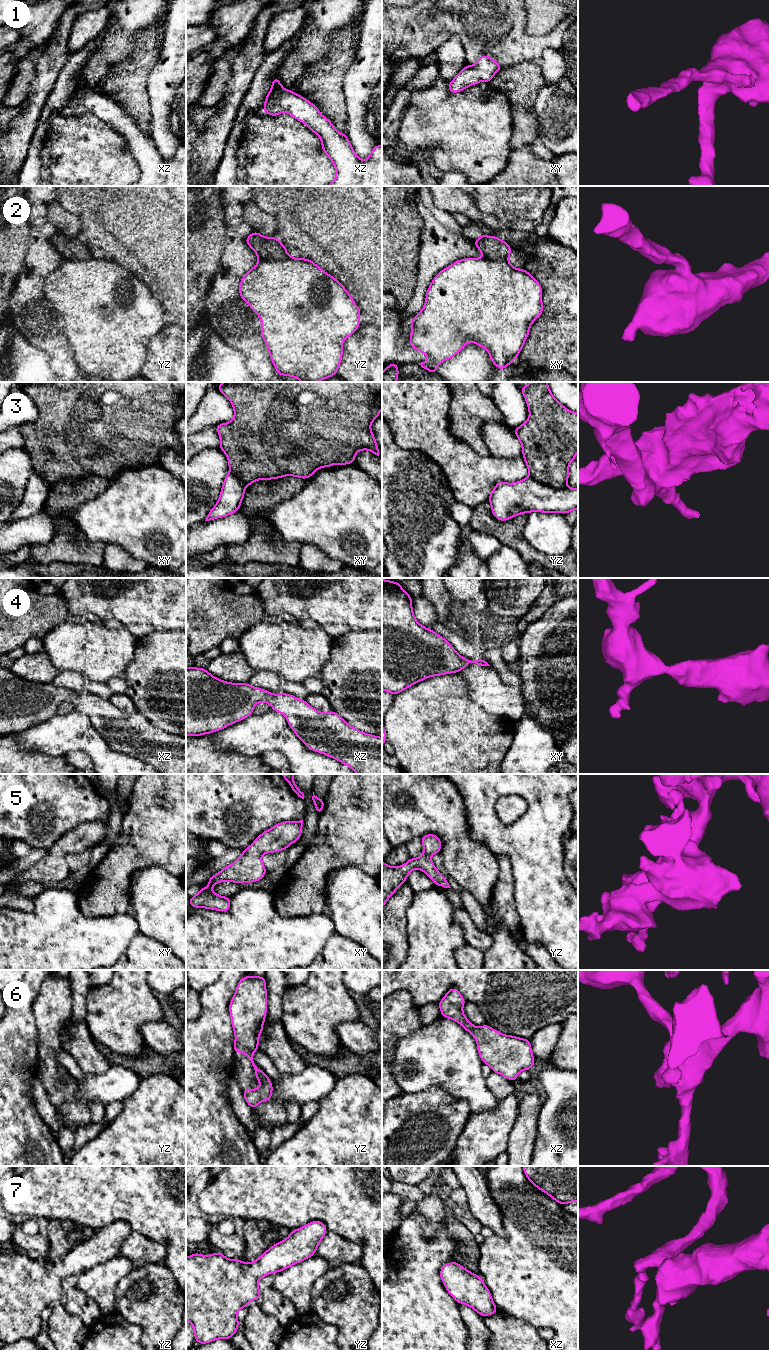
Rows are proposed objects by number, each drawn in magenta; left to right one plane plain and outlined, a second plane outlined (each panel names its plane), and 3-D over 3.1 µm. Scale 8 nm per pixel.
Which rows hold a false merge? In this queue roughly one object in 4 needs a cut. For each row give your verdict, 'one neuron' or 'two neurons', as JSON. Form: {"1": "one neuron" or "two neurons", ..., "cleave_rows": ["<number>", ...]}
{"1": "one neuron", "2": "two neurons", "3": "two neurons", "4": "one neuron", "5": "one neuron", "6": "one neuron", "7": "one neuron", "cleave_rows": ["2", "3"]}

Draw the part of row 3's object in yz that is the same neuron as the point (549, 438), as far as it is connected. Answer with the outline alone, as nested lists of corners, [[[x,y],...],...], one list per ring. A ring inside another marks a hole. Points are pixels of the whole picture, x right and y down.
[[[531,382],[521,386],[520,390],[526,400],[529,418],[513,431],[521,443],[529,476],[545,485],[563,488],[567,486],[569,464],[578,452],[578,413],[560,404],[547,382]]]

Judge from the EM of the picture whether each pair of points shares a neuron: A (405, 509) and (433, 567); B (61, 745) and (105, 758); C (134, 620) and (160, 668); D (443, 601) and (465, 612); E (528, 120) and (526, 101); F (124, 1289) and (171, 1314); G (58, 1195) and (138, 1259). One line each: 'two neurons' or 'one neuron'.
A: one neuron
B: one neuron
C: two neurons
D: two neurons
E: one neuron
F: one neuron
G: two neurons

